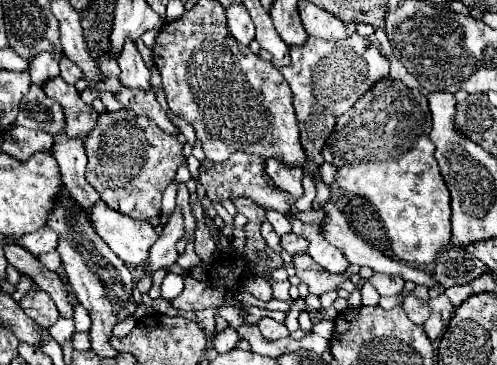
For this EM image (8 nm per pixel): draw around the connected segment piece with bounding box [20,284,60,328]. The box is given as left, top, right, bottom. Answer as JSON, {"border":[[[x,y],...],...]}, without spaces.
{"border":[[[36,284],[20,300],[20,306],[28,316],[32,316],[32,320],[36,320],[44,328],[50,328],[60,316],[58,308],[52,304],[52,298]]]}

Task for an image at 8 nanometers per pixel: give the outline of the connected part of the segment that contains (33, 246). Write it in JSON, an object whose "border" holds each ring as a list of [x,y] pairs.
{"border":[[[44,226],[44,228],[40,228],[40,230],[36,230],[36,232],[28,234],[28,236],[24,236],[24,240],[20,240],[20,246],[26,248],[26,250],[30,250],[32,254],[40,256],[40,254],[56,250],[56,246],[58,246],[58,234],[52,228]]]}

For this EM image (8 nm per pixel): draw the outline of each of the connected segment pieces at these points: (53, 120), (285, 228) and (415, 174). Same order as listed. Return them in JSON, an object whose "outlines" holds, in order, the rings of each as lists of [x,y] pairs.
{"outlines":[[[[30,88],[20,104],[16,124],[56,136],[64,130],[64,112],[60,104],[40,92],[40,88]]],[[[266,212],[266,218],[268,218],[268,222],[272,224],[272,228],[274,228],[280,236],[292,232],[292,226],[290,226],[290,222],[288,222],[286,216],[280,216],[278,212]]],[[[388,78],[388,80],[380,80],[380,84],[376,84],[372,92],[368,92],[368,96],[362,96],[352,110],[340,116],[332,136],[328,138],[328,148],[324,148],[324,160],[338,166],[338,174],[336,174],[338,186],[342,186],[352,194],[364,196],[376,204],[378,212],[382,214],[386,234],[394,254],[412,266],[432,264],[436,260],[436,254],[442,248],[446,248],[452,238],[450,192],[444,184],[438,162],[434,160],[434,144],[428,136],[430,128],[432,128],[432,118],[430,118],[428,100],[418,90],[410,90],[402,82],[392,82]]]]}

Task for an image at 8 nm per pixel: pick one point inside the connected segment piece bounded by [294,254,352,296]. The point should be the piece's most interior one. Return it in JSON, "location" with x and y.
{"location":[318,281]}

